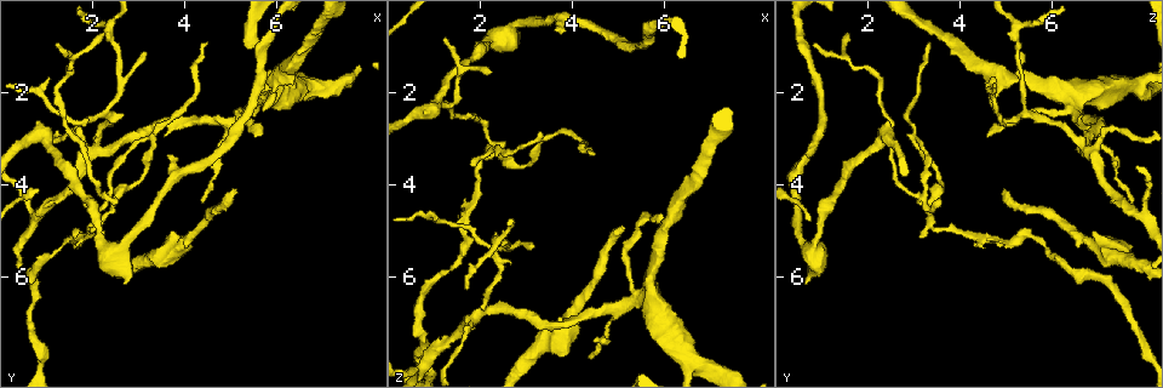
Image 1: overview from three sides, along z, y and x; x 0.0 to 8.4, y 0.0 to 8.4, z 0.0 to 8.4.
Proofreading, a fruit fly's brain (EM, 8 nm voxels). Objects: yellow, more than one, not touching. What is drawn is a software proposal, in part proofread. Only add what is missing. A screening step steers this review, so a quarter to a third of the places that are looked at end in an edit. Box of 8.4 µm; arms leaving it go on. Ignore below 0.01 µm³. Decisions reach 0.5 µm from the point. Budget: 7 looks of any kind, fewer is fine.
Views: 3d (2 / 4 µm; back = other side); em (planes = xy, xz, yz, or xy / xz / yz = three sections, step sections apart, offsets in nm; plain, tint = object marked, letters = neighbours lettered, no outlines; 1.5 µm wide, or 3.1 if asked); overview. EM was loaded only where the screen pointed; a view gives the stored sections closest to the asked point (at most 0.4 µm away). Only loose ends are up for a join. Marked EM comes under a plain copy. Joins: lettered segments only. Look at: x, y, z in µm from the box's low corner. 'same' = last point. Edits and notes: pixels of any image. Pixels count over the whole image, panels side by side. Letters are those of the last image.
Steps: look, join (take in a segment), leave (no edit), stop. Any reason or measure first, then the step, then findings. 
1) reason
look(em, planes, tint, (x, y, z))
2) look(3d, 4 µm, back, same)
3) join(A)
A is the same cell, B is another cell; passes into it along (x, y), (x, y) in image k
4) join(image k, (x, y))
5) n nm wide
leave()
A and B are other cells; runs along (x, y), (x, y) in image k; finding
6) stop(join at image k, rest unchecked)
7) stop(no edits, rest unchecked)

branch stops here
look(em, xz, step 8, letters, (5.10, 4.10, 5.05))

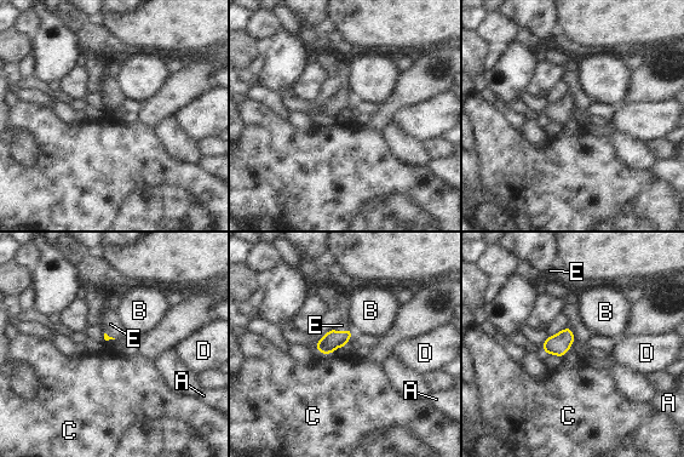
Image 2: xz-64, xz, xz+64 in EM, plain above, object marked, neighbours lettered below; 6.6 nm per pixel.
join(E)
E is the same cell, A, B, C and D are other cells; passes into it along (332, 340), (344, 331), (342, 325) in image 2; the cell continues

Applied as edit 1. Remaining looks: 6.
redraw
look(overview)

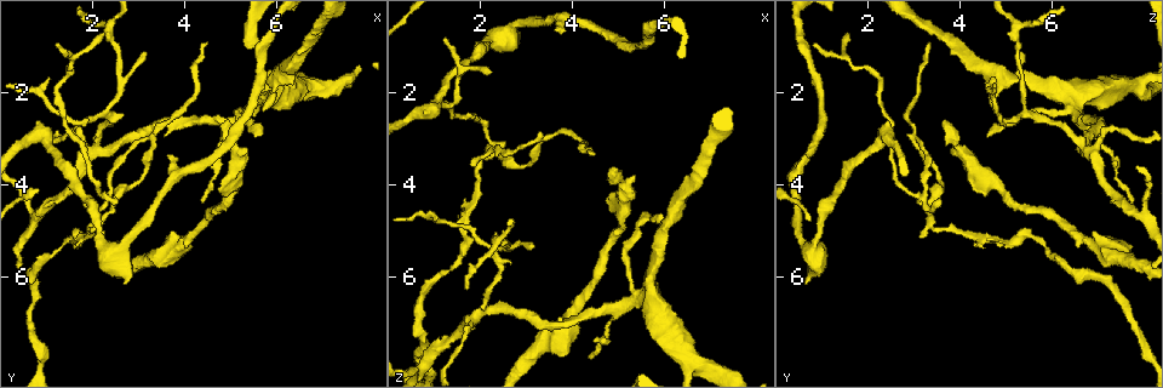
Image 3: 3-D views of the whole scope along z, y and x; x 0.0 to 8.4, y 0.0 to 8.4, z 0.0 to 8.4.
an open end
look(3d, 4 µm, (4.95, 2.55, 3.60))

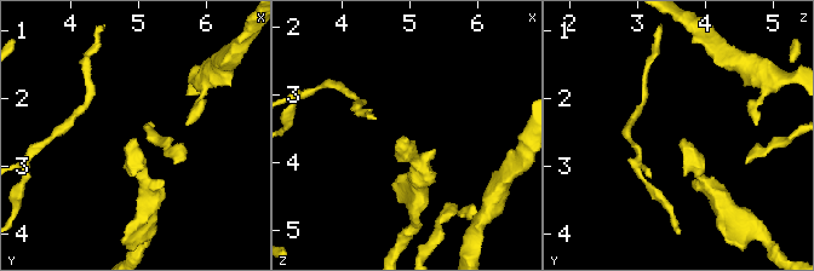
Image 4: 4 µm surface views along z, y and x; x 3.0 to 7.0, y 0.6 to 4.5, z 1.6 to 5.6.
look(em, planes, tint, (4.90, 2.60, 3.60))

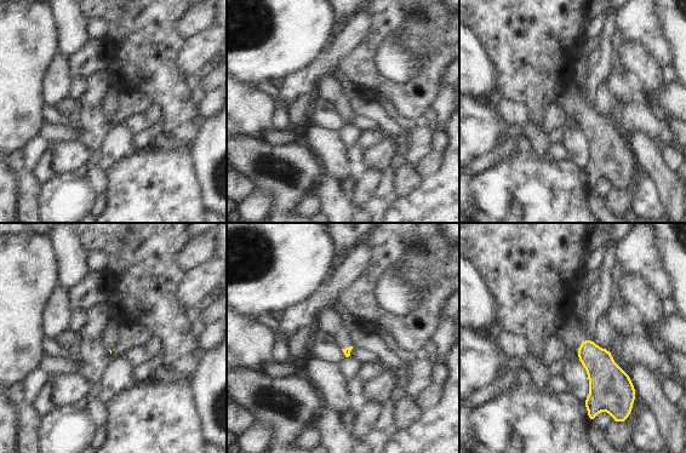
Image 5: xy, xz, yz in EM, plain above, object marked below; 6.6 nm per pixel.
what lies round it
look(em, planes, letters, same)

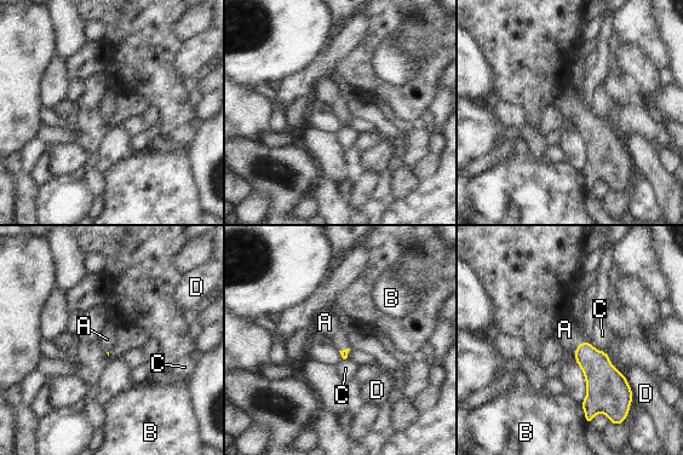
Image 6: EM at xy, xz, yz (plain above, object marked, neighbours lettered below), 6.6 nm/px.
join(A)
A is the same cell, B, C and D are other cells; passes into it along (600, 374), (578, 346), (564, 329) in image 6; the cell continues

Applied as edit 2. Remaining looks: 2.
tapers out
look(3d, 2 µm, back, (2.25, 0.70, 1.55))

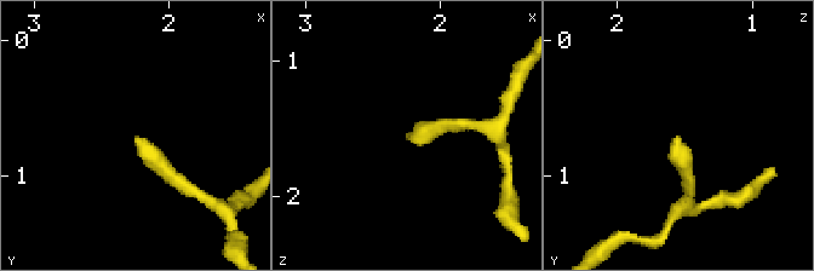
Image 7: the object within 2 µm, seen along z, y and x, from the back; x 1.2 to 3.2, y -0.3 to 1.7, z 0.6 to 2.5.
look(em, xz, step 4, letters, (2.24, 0.72, 1.52))

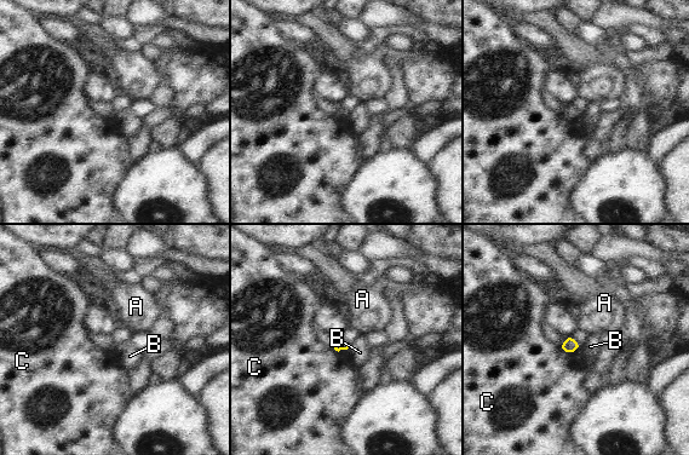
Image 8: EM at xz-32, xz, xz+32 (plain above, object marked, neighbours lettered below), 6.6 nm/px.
leave()
A, B and C are other cells; none of them fits

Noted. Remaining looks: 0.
stop(join at image 2, join at image 6, rest unchecked)

